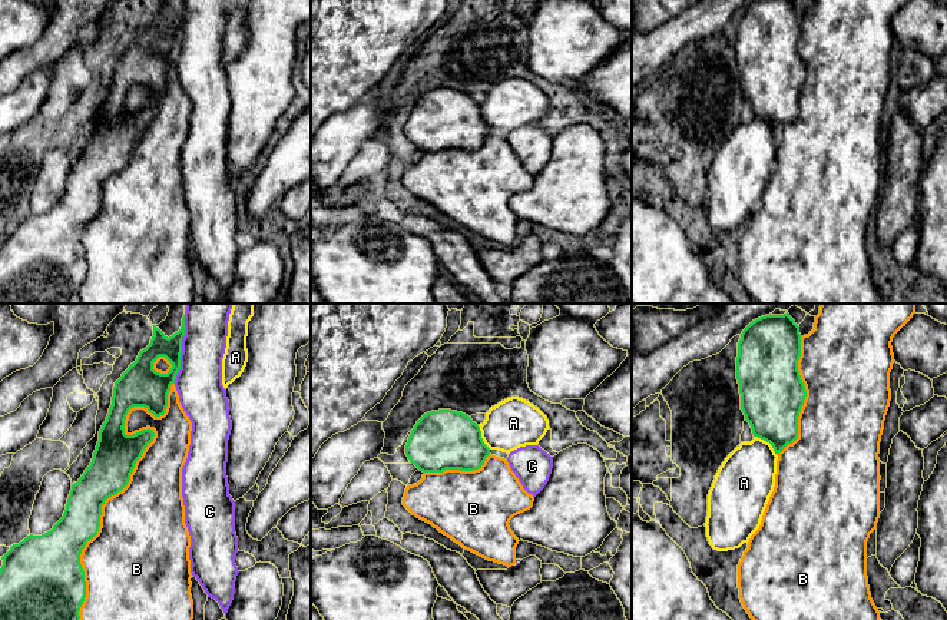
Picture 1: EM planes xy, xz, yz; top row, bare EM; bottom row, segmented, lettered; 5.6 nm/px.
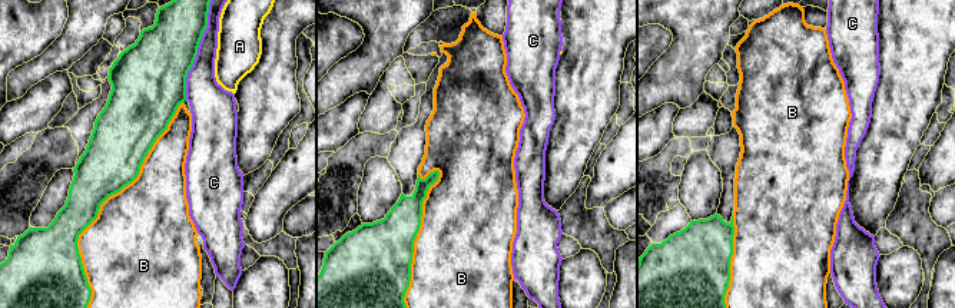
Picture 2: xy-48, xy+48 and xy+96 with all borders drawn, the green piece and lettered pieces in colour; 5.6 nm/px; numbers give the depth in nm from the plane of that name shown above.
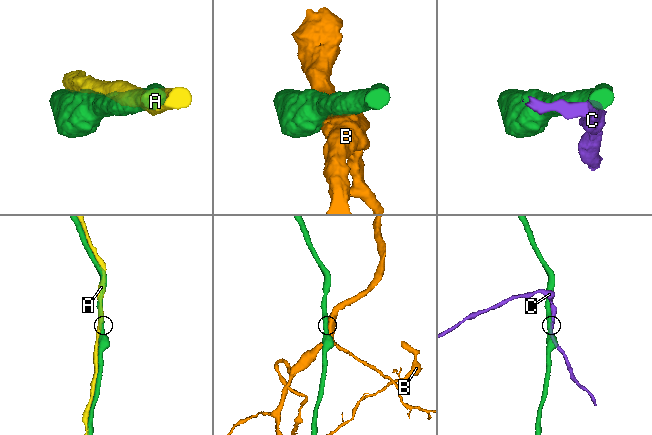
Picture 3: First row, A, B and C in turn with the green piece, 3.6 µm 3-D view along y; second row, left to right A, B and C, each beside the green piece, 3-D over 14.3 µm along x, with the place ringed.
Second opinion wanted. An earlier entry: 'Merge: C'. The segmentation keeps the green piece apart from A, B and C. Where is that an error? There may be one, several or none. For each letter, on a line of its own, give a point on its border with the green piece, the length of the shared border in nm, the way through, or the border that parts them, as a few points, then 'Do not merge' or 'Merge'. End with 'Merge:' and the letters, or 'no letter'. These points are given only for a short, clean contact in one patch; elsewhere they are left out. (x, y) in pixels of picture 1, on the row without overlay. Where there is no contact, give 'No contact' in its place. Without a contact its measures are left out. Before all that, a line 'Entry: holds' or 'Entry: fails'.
Entry: fails
A: Touches green at yz (768, 120). Shared border 180 nm. Merge
B: Touches green at xy (131, 152). Shared border 1450 nm. Do not merge
C: Touches green at xy (181, 32). Shared border 360 nm. Do not merge
Merge: A

